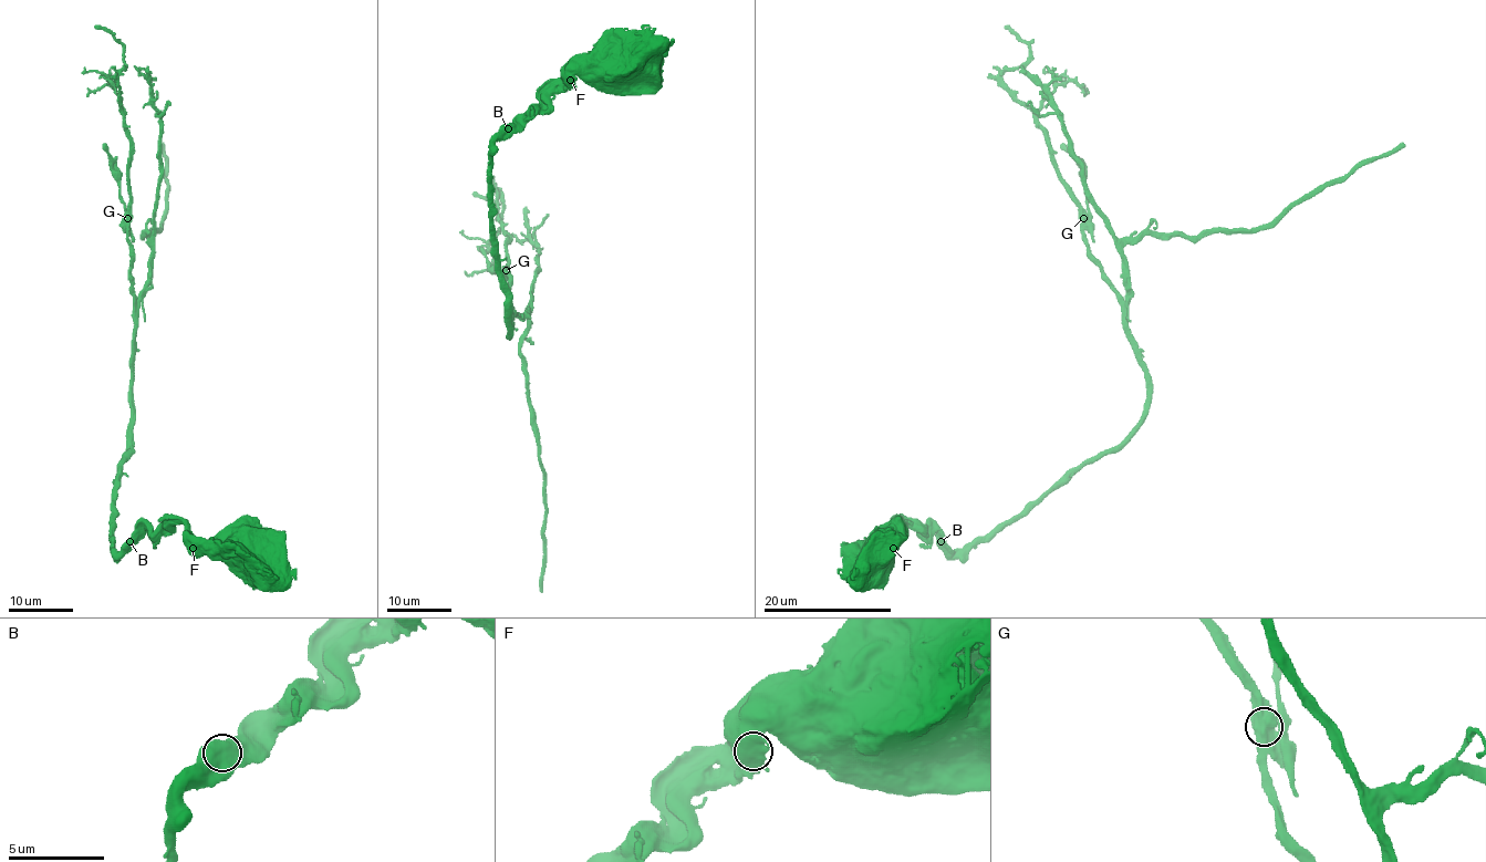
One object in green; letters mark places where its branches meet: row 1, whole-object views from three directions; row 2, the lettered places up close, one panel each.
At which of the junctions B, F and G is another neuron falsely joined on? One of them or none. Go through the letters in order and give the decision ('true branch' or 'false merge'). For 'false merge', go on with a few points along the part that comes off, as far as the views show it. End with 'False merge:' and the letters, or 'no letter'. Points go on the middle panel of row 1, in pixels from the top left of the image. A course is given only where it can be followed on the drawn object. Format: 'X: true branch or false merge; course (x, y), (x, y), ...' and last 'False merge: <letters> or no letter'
B: true branch
F: true branch
G: false merge; course (506, 270), (502, 274), (495, 273), (481, 249)
False merge: G

